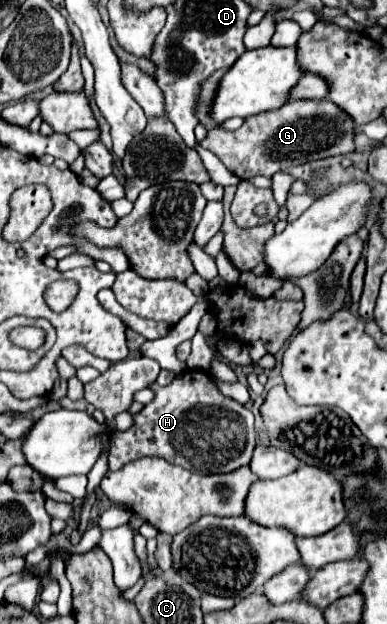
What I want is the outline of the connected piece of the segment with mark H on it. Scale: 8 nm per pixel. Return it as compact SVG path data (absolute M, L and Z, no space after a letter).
M183 371L177 375L167 387L159 387L151 383L153 401L147 403L137 415L133 415L133 425L127 431L117 431L117 443L109 451L109 471L121 469L125 463L141 459L141 457L161 457L173 465L183 469L193 469L193 473L229 473L237 467L243 467L251 461L255 449L255 429L253 429L253 413L245 409L241 403L227 399L219 393L209 373L203 371Z

